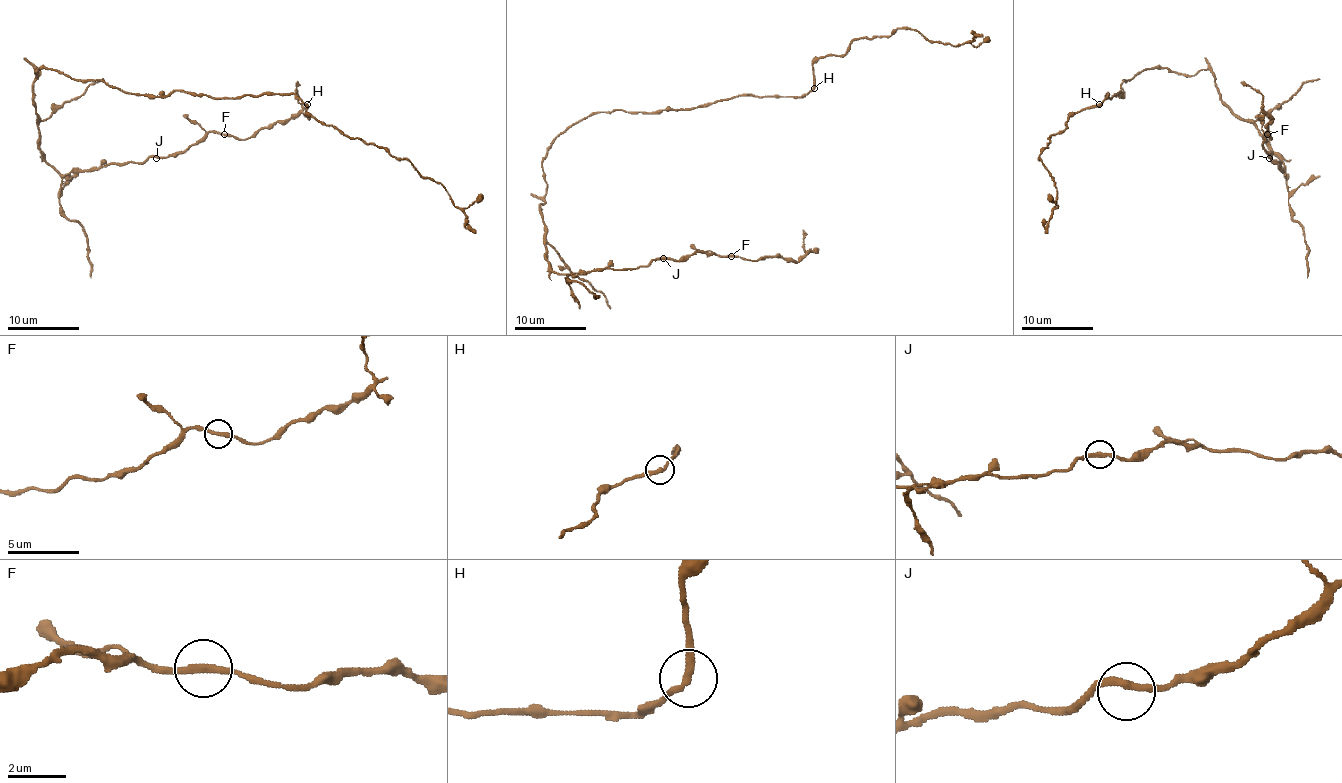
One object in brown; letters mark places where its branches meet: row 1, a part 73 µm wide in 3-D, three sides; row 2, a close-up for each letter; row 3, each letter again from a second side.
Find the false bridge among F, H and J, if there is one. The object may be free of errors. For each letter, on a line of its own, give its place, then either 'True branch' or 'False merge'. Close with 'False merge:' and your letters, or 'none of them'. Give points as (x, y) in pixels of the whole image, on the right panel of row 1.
F: Place: (1267, 134). True branch
H: Place: (1099, 104). True branch
J: Place: (1269, 158). True branch
False merge: none of them

